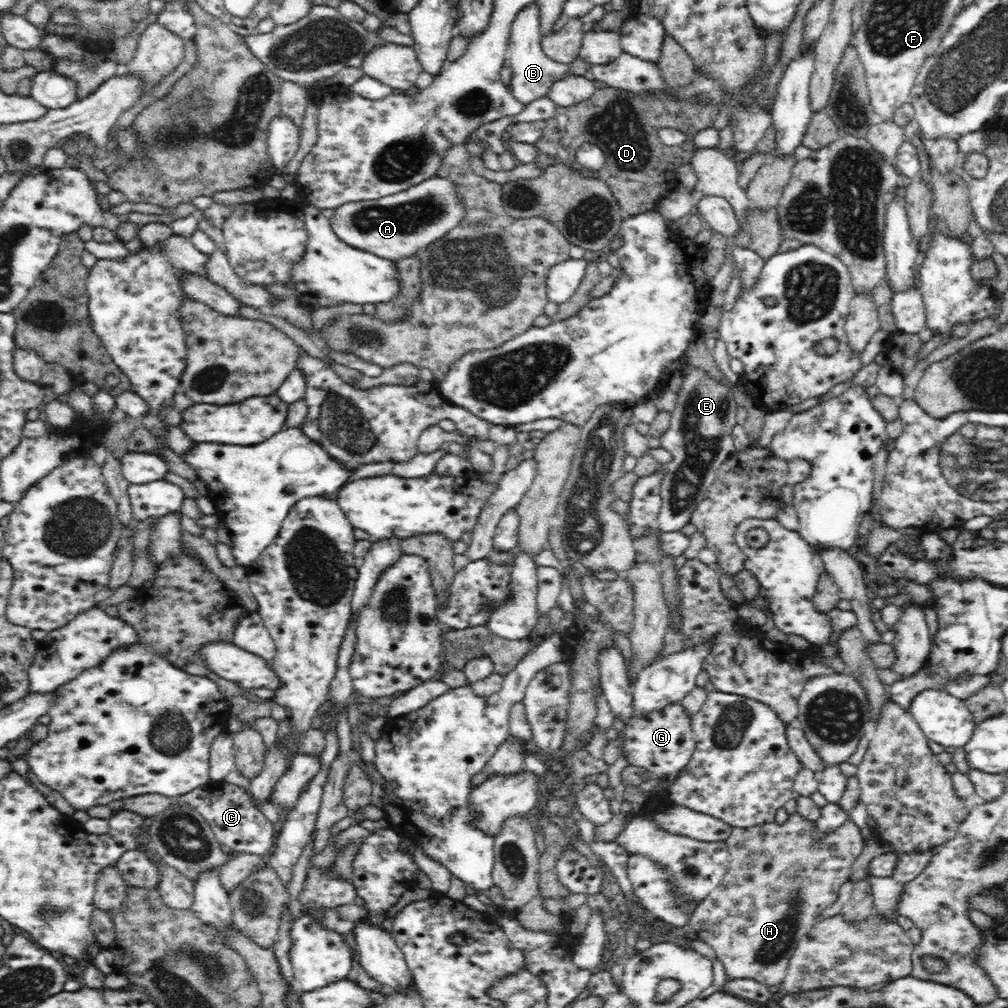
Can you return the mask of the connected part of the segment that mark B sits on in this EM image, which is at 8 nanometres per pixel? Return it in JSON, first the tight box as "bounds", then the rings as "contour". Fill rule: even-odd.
{"bounds":[507,2,570,104],"contour":[[[537,2],[522,8],[517,17],[512,21],[509,36],[510,63],[507,71],[511,77],[512,96],[522,104],[548,96],[548,91],[557,80],[562,80],[570,74],[570,65],[554,62],[548,58],[540,46],[541,26],[539,21],[539,8]]]}

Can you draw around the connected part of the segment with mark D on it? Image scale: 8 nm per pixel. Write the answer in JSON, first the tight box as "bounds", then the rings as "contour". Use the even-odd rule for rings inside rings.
{"bounds":[533,85,718,216],"contour":[[[599,85],[588,100],[577,102],[569,107],[556,107],[555,115],[546,121],[542,138],[535,143],[540,153],[537,154],[533,163],[538,167],[549,167],[560,163],[572,169],[579,168],[579,172],[584,178],[602,180],[611,189],[621,211],[627,216],[655,211],[663,196],[676,190],[675,175],[678,167],[691,162],[694,135],[701,130],[712,127],[716,116],[718,116],[718,111],[718,107],[714,103],[706,103],[706,101],[668,101],[660,93],[636,95],[632,91]],[[662,126],[686,130],[686,140],[681,145],[666,146],[662,144],[658,137],[658,130]],[[586,142],[595,144],[603,150],[606,162],[602,170],[589,171],[582,166],[580,167],[581,164],[576,161],[577,148]]]}

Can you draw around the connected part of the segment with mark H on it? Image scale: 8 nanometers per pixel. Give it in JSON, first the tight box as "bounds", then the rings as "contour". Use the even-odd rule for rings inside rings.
{"bounds":[682,813,865,986],"contour":[[[798,813],[790,814],[787,821],[781,825],[775,822],[766,822],[766,824],[751,826],[746,829],[732,827],[730,836],[725,841],[730,851],[731,861],[729,862],[729,868],[726,871],[723,881],[713,892],[708,893],[708,896],[704,898],[704,900],[701,900],[697,904],[694,912],[690,915],[690,920],[682,927],[690,941],[704,941],[714,949],[717,958],[724,964],[725,972],[728,977],[750,978],[766,986],[780,985],[786,976],[789,960],[796,948],[798,940],[810,933],[813,926],[818,921],[822,920],[822,918],[818,917],[818,914],[836,900],[840,886],[849,880],[849,874],[851,873],[851,866],[853,865],[854,859],[858,858],[859,854],[862,854],[865,841],[860,833],[860,828],[851,821],[850,818],[840,826],[840,828],[836,828],[834,832],[830,832],[830,834],[820,834],[815,829],[813,821],[802,818]]]}

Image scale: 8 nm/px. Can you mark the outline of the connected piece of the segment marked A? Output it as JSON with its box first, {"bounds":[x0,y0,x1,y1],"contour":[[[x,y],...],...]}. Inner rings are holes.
{"bounds":[329,178,467,261],"contour":[[[430,178],[412,186],[409,190],[392,194],[374,201],[350,202],[336,209],[336,213],[329,219],[333,232],[342,242],[354,249],[369,251],[379,258],[398,261],[417,255],[430,244],[450,233],[466,217],[467,209],[457,194],[457,187],[449,179]]]}

